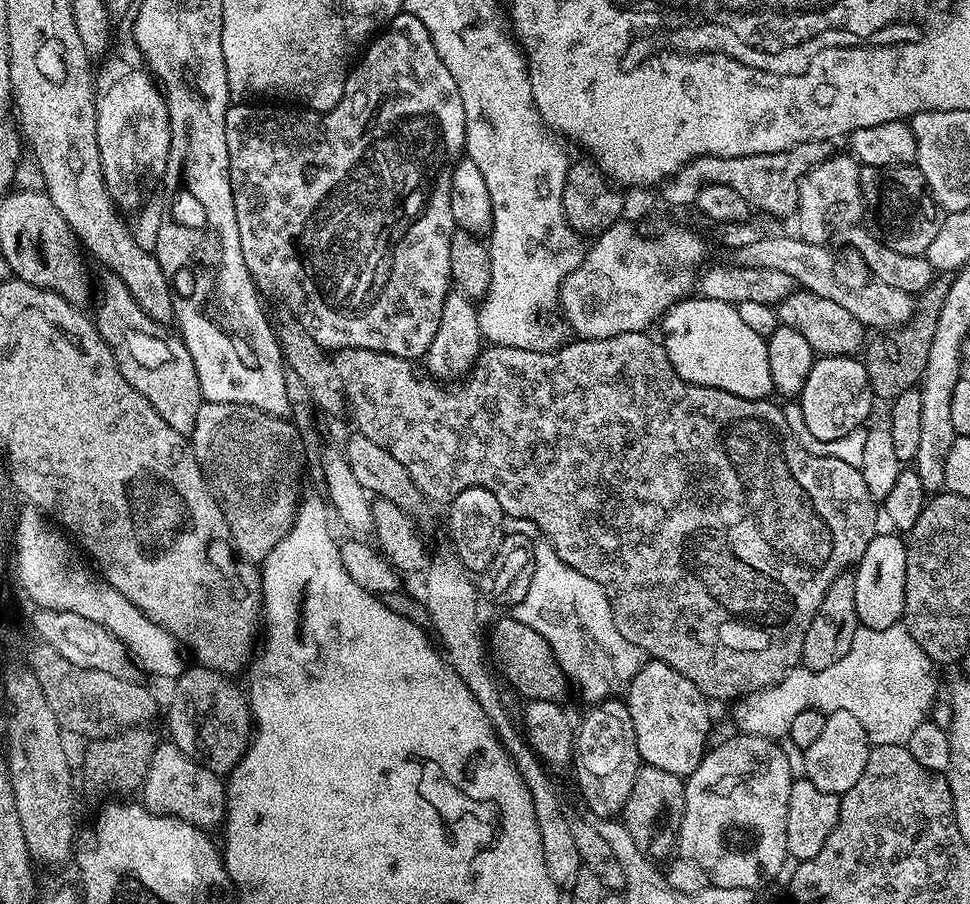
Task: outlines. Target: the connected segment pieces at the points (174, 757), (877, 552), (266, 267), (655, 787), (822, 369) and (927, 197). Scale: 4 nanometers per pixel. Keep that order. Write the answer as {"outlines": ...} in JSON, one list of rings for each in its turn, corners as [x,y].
{"outlines":[[[[171,742],[157,743],[150,758],[150,770],[144,779],[142,803],[152,812],[163,816],[177,816],[182,822],[190,822],[205,830],[219,829],[224,822],[226,810],[226,784],[217,773],[206,770],[194,758],[182,754]]],[[[877,535],[876,539],[870,542],[870,546],[866,546],[866,554],[862,554],[859,564],[855,565],[854,568],[856,618],[863,627],[874,630],[886,630],[890,626],[899,624],[904,615],[908,549],[902,543],[899,535],[891,535]]],[[[403,11],[387,24],[387,26],[363,49],[362,55],[355,61],[354,67],[346,78],[346,86],[338,106],[329,112],[313,112],[303,106],[269,106],[264,102],[236,102],[226,110],[226,150],[230,162],[230,186],[234,194],[234,214],[238,218],[238,242],[242,242],[242,258],[246,258],[246,270],[250,270],[257,289],[269,288],[286,307],[292,311],[291,319],[299,324],[302,331],[313,340],[318,347],[325,350],[339,350],[341,348],[361,348],[400,356],[403,360],[419,361],[430,350],[430,342],[434,342],[434,334],[438,334],[438,326],[442,314],[442,306],[446,302],[448,293],[453,287],[452,271],[450,270],[450,238],[457,231],[452,213],[452,199],[450,198],[450,182],[452,181],[452,167],[456,161],[465,155],[464,151],[464,123],[466,116],[462,110],[462,94],[458,94],[458,86],[454,78],[450,78],[450,70],[438,58],[438,50],[434,50],[434,42],[430,38],[430,30],[422,26],[414,14]]],[[[644,764],[634,778],[634,790],[630,790],[630,798],[626,798],[622,822],[626,830],[630,830],[630,838],[634,838],[645,858],[653,862],[667,861],[680,843],[680,827],[685,810],[684,780],[666,770],[658,770],[658,766]]],[[[820,356],[813,359],[806,386],[798,397],[800,413],[813,441],[841,440],[850,430],[861,427],[872,412],[874,397],[863,359],[856,356]]],[[[915,166],[885,168],[884,185],[880,188],[880,224],[888,228],[892,237],[887,241],[890,250],[898,250],[898,254],[914,254],[923,256],[928,251],[930,242],[934,242],[934,234],[938,234],[940,220],[938,205],[928,191],[928,183]]]]}

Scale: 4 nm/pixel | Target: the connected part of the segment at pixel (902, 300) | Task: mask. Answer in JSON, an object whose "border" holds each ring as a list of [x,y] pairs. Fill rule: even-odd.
{"border":[[[765,234],[758,242],[750,242],[750,246],[739,249],[739,263],[745,268],[765,268],[790,274],[793,285],[822,298],[830,298],[830,302],[838,302],[838,306],[850,310],[850,314],[854,314],[854,318],[868,330],[891,330],[912,317],[913,293],[886,286],[881,280],[866,278],[863,263],[840,264],[839,258],[830,249],[823,248],[820,242],[797,236]]]}

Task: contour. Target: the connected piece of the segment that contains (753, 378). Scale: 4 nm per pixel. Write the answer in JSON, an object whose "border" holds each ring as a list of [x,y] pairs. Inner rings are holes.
{"border":[[[685,298],[669,308],[658,324],[672,369],[686,382],[726,390],[738,394],[738,398],[763,400],[771,397],[774,389],[767,339],[754,334],[754,330],[738,318],[735,306],[721,300],[692,299]]]}

